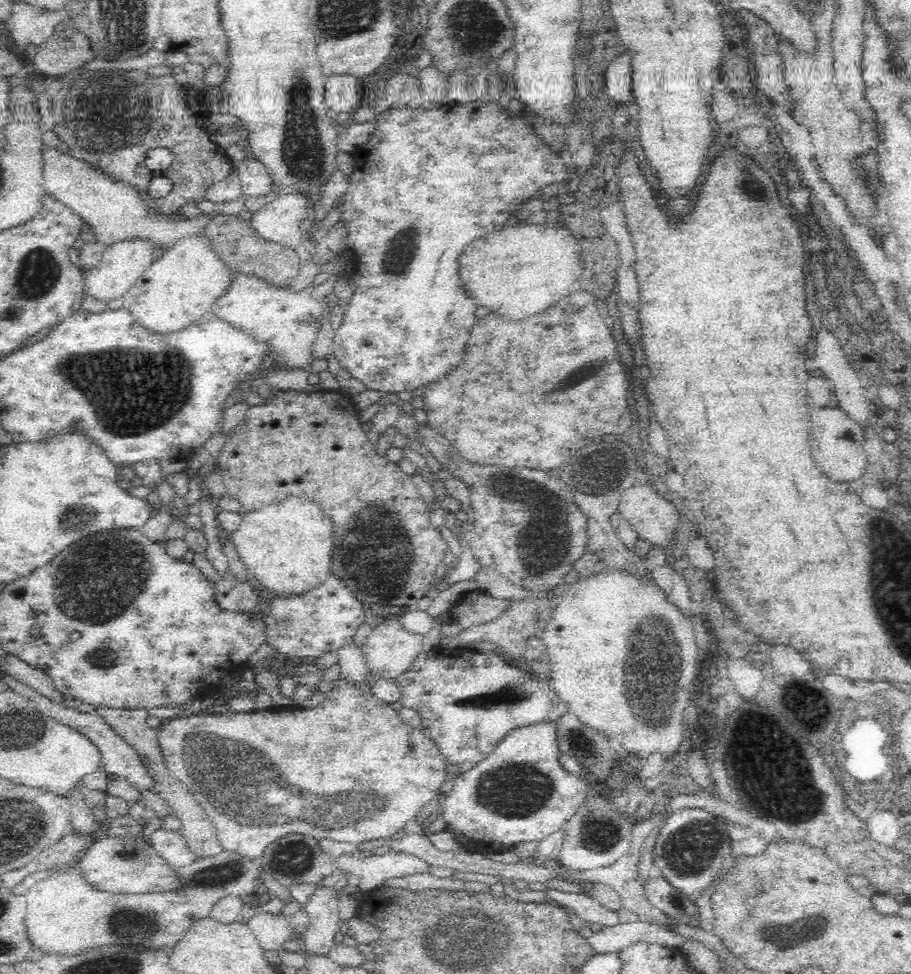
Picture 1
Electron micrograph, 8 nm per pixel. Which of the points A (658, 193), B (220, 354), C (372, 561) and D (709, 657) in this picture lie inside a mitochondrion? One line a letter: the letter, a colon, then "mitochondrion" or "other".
A: other
B: other
C: mitochondrion
D: other

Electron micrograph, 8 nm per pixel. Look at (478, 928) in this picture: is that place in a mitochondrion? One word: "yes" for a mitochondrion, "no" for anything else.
yes

